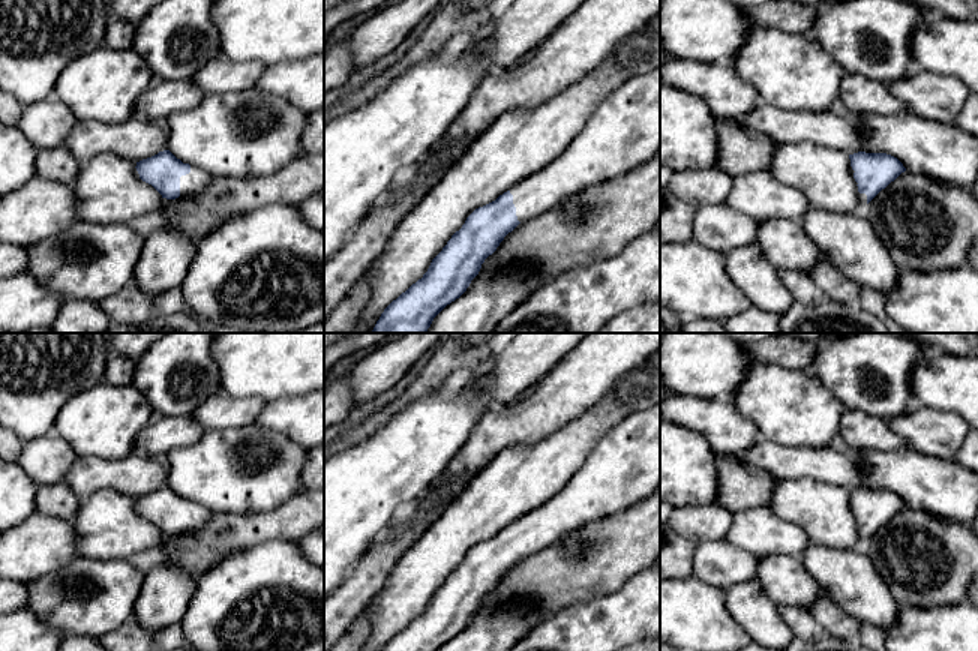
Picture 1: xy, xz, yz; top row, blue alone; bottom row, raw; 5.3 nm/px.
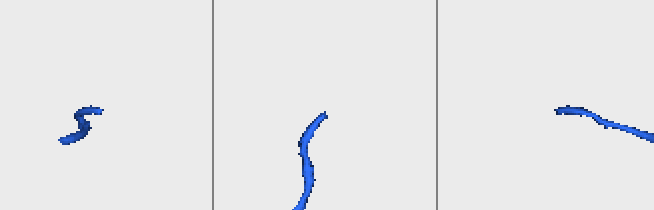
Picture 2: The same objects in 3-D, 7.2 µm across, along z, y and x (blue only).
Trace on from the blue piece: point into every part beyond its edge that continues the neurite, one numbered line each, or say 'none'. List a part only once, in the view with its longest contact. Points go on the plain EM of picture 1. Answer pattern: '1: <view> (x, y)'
1: xy (198, 515)

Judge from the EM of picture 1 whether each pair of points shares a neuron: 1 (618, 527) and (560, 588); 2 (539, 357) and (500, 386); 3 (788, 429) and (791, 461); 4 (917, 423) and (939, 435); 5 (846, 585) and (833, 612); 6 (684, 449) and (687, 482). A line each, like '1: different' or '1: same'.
1: same
2: same
3: different
4: same
5: different
6: same

